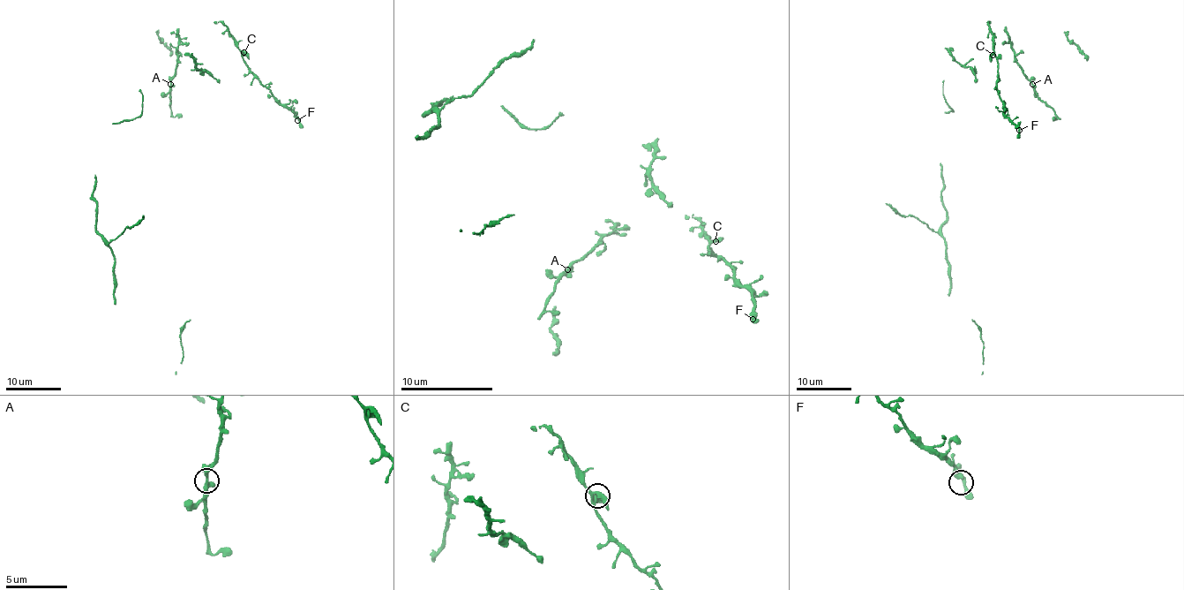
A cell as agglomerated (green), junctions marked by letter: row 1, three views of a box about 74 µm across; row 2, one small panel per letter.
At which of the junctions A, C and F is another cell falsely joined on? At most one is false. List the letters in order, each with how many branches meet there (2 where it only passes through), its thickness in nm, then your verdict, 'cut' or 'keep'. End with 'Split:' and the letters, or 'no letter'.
A: branches 3; calibre 280 nm; keep
C: branches 3; calibre 240 nm; keep
F: branches 3; calibre 280 nm; keep
Split: no letter

